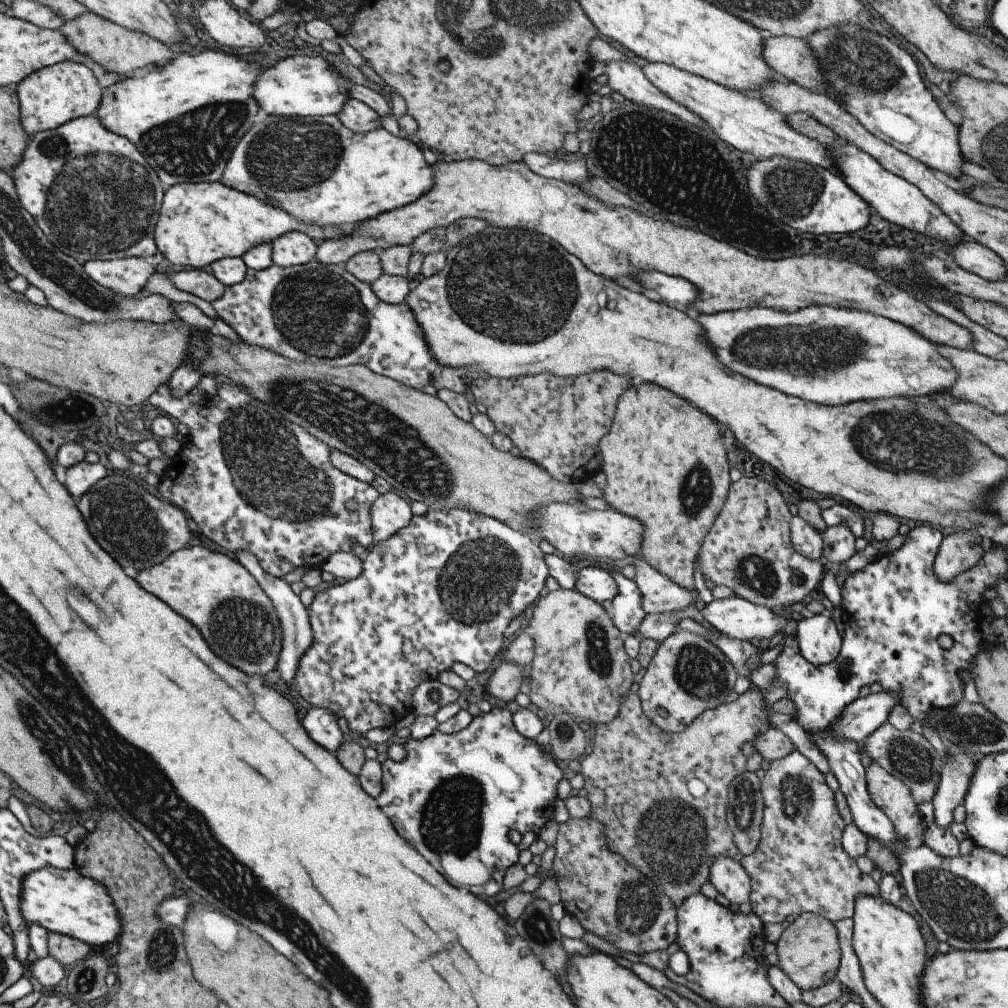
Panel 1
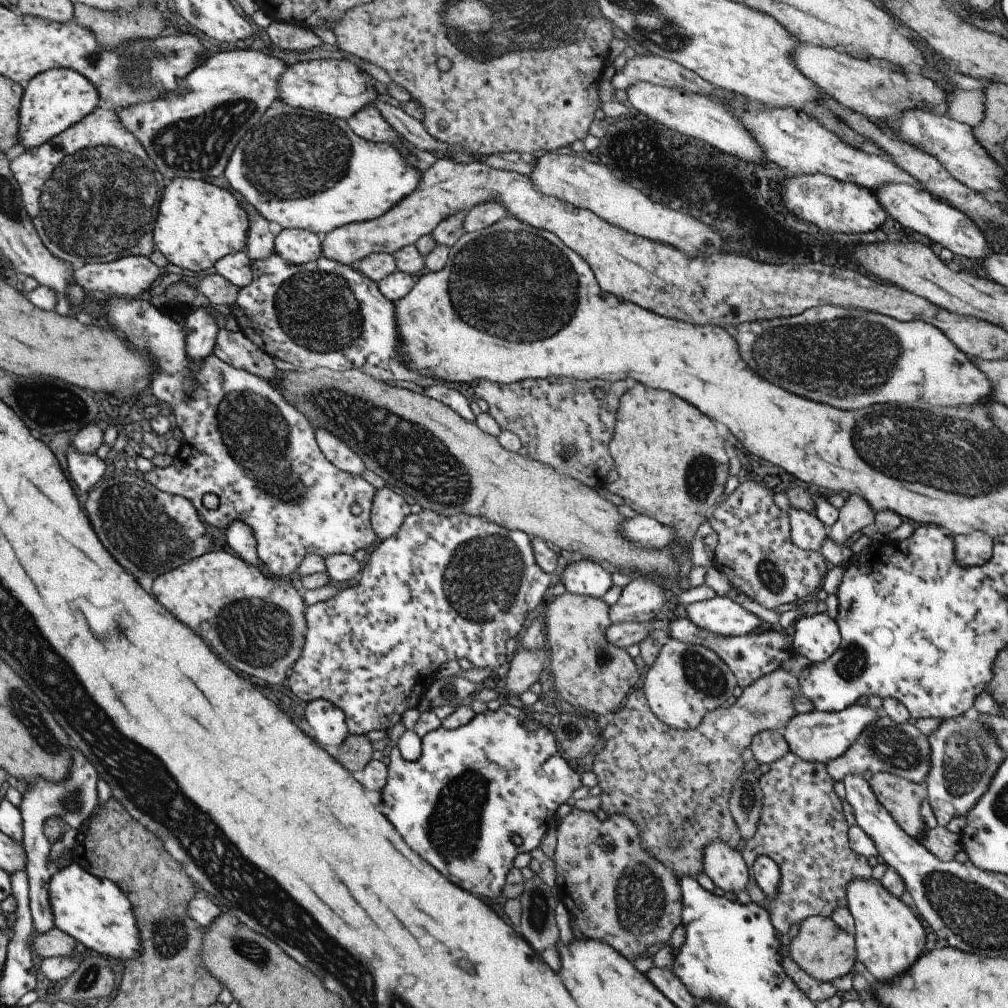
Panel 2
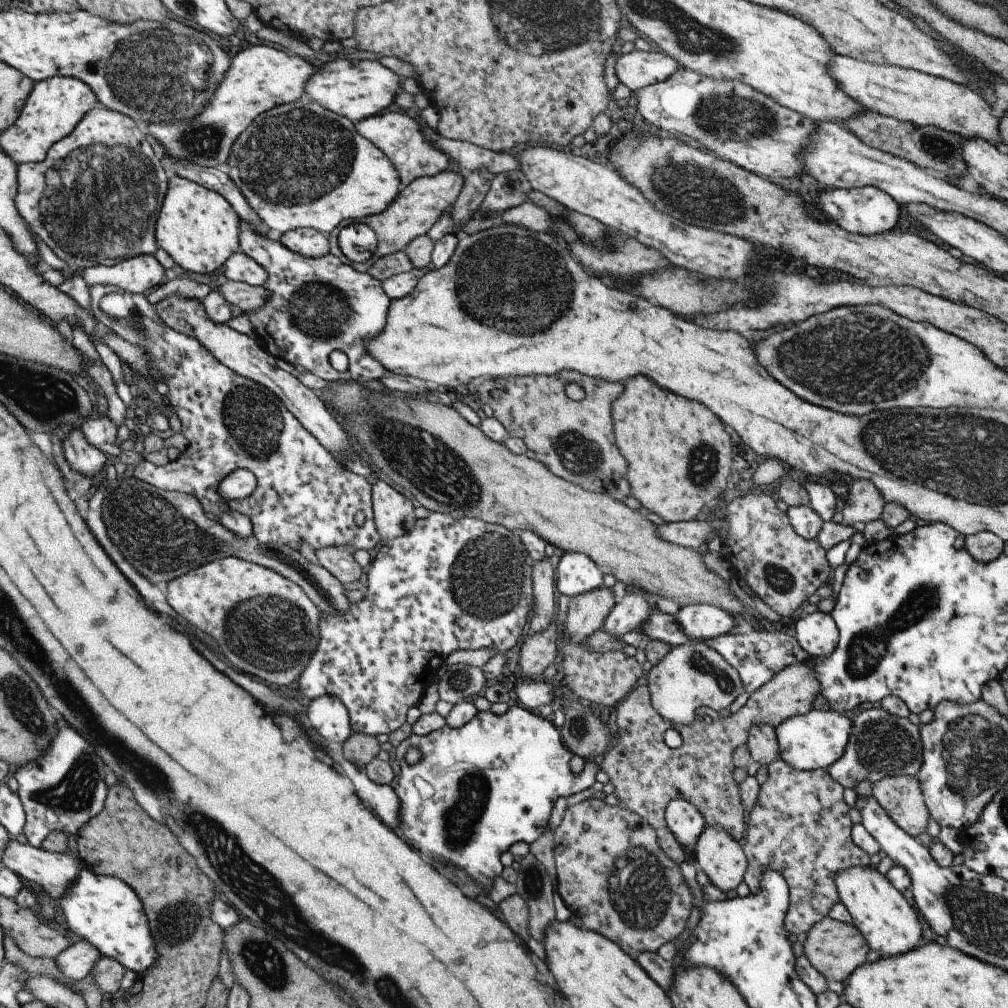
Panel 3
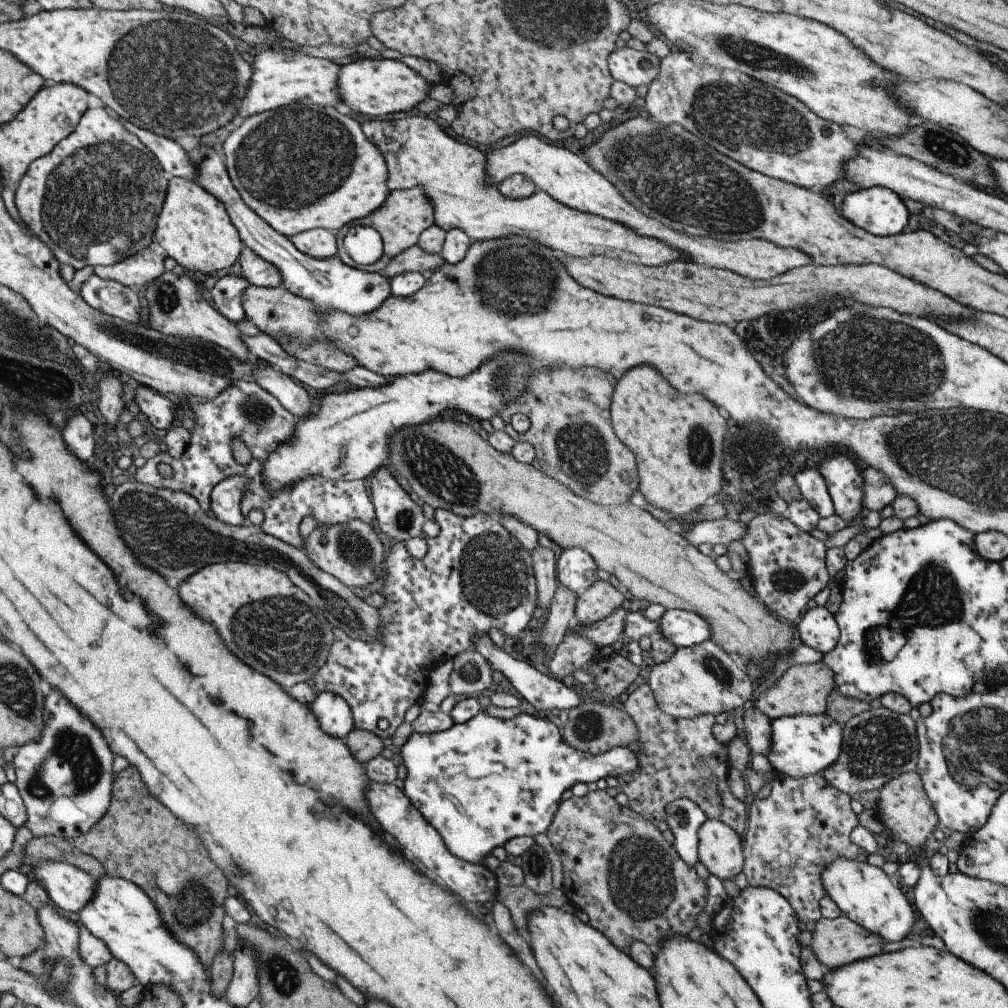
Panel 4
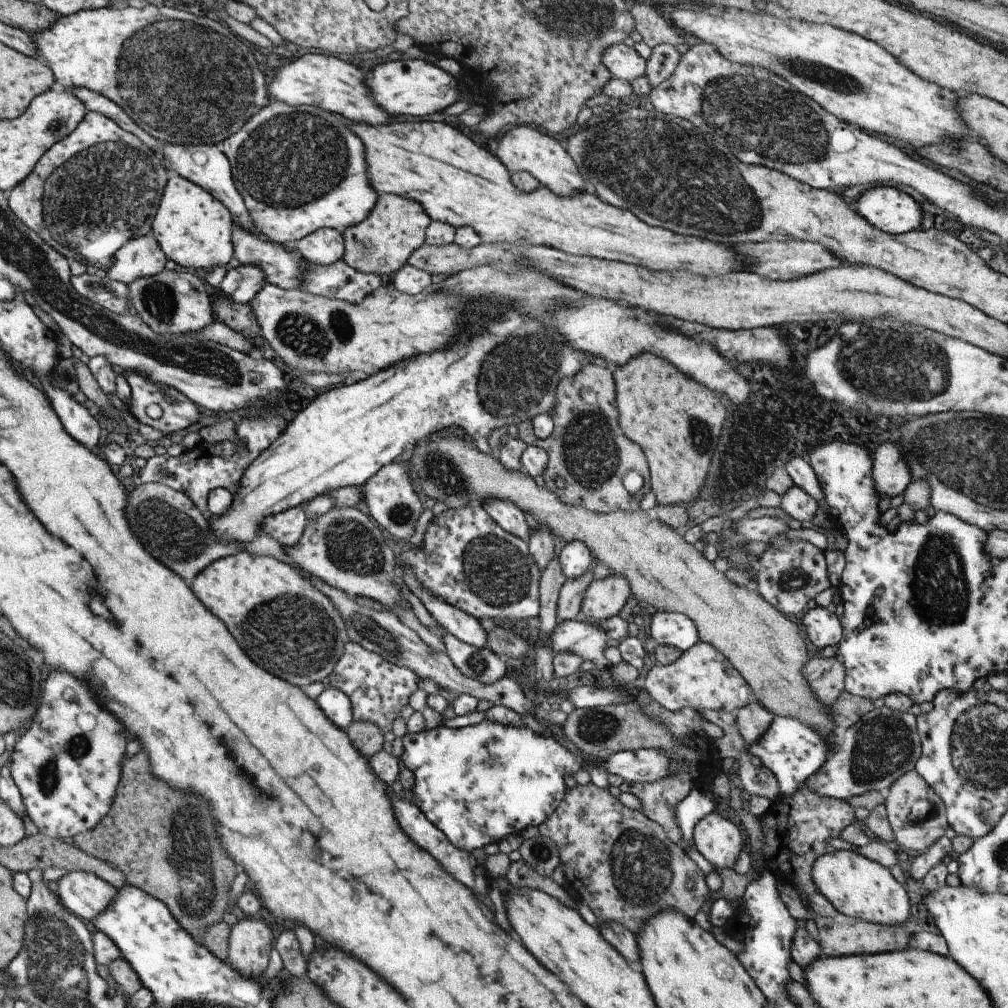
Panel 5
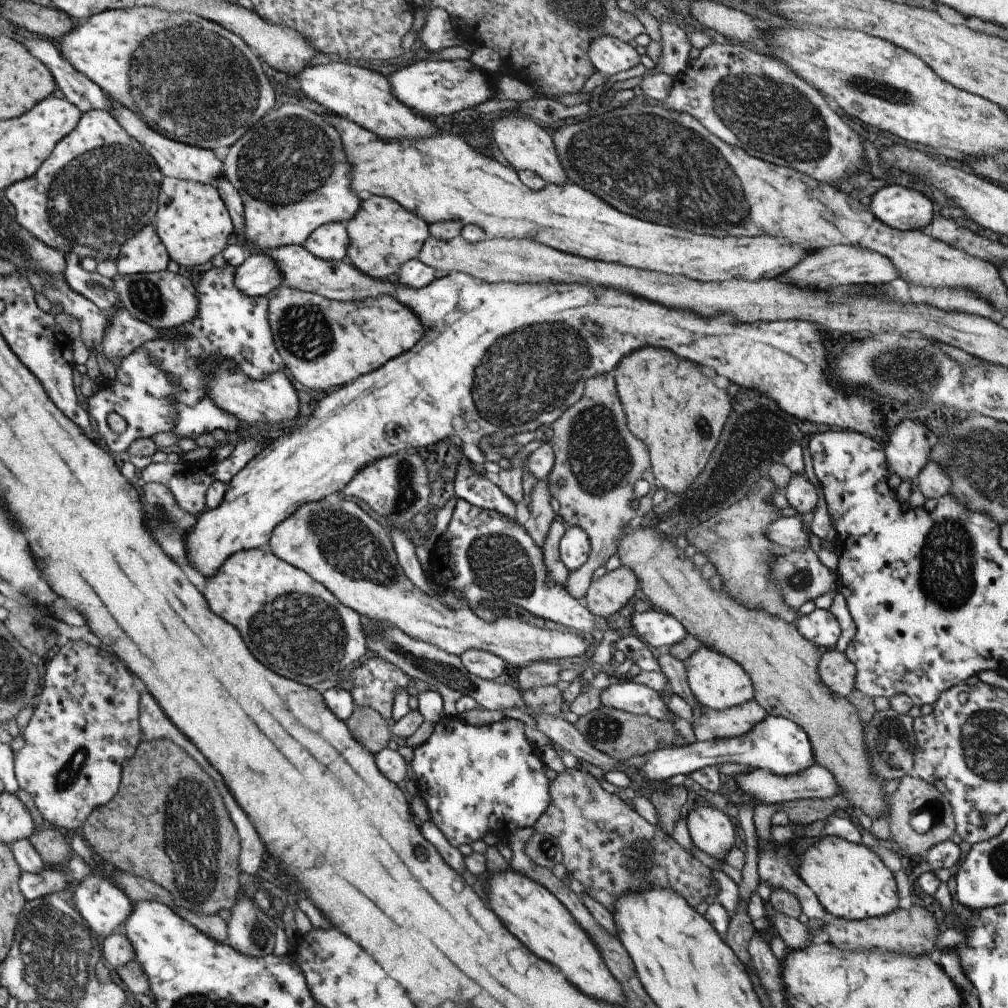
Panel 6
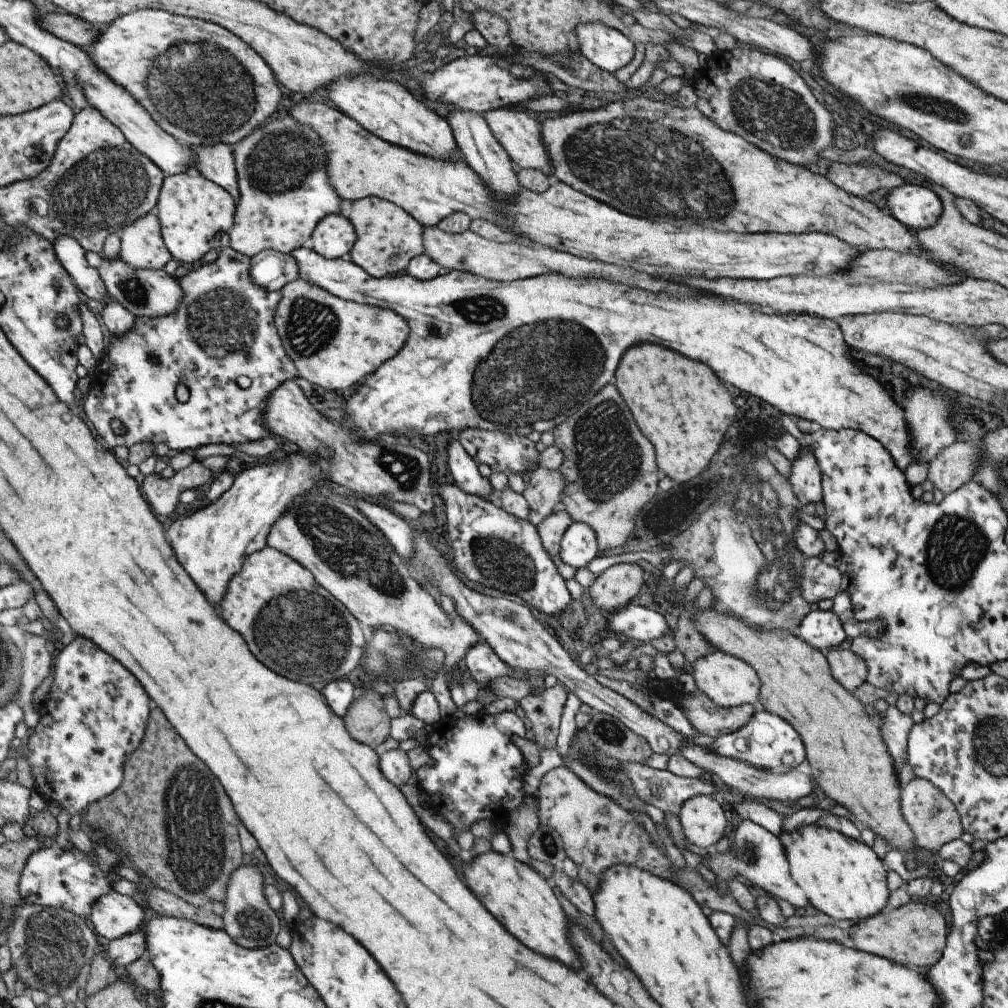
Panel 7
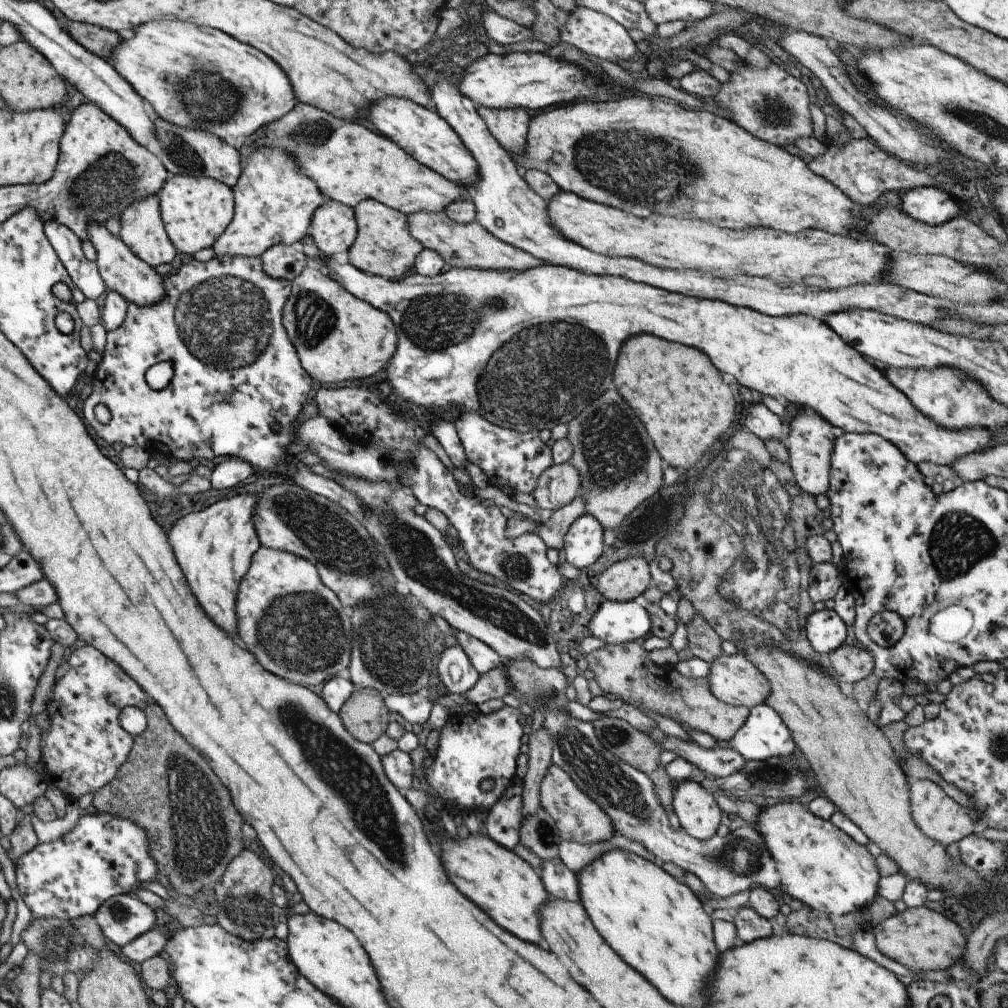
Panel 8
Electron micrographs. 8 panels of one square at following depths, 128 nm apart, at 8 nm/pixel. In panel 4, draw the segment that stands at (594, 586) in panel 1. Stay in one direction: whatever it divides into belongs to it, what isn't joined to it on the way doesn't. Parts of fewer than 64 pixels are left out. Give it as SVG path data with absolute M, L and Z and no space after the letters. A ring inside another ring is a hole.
M568 548L562 552L557 568L558 584L578 595L598 582L598 570L592 556L580 548Z

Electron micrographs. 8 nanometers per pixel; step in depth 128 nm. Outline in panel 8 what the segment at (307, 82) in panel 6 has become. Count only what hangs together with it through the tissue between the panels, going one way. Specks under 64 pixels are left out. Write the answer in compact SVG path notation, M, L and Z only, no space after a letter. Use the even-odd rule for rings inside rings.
M388 97L374 103L364 117L375 124L380 134L395 142L412 158L444 178L463 185L469 191L479 179L478 163L474 155L437 111L432 112L430 109L415 105L408 99Z

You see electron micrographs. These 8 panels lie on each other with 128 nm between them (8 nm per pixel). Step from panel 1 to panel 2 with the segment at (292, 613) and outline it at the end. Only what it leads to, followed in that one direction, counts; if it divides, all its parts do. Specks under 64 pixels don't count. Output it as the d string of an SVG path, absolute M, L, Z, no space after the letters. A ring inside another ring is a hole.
M232 521L226 528L226 542L234 552L238 552L239 556L250 564L258 567L267 577L274 578L267 568L260 564L260 559L255 545L255 536L253 530L242 521Z

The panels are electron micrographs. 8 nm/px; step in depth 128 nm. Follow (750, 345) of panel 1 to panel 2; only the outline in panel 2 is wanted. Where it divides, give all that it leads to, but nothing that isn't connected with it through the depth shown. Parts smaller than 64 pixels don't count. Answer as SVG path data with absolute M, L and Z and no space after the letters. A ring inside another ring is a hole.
M820 305L793 317L738 325L736 340L744 362L762 378L842 410L868 408L878 402L919 401L941 407L992 404L991 380L941 330L924 321L899 321L872 311Z

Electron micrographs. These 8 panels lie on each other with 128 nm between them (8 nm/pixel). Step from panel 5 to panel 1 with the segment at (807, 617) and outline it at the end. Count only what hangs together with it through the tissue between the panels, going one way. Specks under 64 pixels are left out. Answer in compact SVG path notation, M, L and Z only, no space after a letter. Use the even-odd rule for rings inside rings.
M827 613L798 619L795 639L802 656L813 665L830 664L841 649L842 637Z

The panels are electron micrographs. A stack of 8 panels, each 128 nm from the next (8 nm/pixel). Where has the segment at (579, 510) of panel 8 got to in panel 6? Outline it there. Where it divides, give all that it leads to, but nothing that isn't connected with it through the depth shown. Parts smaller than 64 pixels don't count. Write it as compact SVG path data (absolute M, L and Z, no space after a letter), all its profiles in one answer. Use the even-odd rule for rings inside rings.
M559 517L555 518L550 525L548 534L543 544L543 557L549 572L549 577L554 582L564 585L569 575L569 570L565 567L559 555L559 542L567 531L568 526Z

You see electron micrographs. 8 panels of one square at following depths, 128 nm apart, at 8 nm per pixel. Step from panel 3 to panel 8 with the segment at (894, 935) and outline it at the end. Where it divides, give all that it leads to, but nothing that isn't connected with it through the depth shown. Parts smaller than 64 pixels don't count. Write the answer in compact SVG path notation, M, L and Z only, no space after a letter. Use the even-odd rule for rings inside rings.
M773 801L761 808L754 828L762 835L780 873L781 890L788 894L790 899L801 900L805 906L831 916L850 913L858 915L874 902L874 896L878 895L878 880L881 877L875 858L864 845L859 845L851 839L843 830L832 824L830 819L817 817L802 803Z

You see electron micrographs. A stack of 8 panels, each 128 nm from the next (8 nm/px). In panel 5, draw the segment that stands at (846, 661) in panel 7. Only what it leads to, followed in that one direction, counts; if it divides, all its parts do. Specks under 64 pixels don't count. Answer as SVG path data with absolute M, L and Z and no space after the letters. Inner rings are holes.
M813 657L804 665L802 674L816 696L828 708L845 690L845 666L836 657Z

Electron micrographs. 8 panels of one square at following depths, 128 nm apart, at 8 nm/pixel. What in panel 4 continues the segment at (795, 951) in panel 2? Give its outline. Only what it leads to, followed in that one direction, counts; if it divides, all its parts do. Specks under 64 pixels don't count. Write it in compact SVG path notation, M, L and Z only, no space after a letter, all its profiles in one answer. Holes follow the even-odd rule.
M840 915L835 919L820 917L813 931L813 944L811 949L829 970L879 955L884 948L885 940L879 935L871 933L867 928L860 926L857 922L850 920L846 915Z

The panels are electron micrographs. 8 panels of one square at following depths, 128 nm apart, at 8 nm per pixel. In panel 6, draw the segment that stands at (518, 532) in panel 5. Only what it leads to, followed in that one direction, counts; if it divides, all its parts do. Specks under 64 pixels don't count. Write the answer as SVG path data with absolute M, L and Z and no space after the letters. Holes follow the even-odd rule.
M466 458L457 465L453 486L453 494L457 497L466 499L474 506L498 511L502 516L517 521L516 505L498 488L495 478Z

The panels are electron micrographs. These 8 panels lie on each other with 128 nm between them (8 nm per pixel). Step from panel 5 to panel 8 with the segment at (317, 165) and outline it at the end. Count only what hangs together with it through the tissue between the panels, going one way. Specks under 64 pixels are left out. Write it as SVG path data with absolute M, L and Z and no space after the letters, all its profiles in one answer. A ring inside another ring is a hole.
M263 145L247 160L238 182L232 187L235 196L235 209L230 224L211 246L216 256L260 257L271 246L292 245L308 234L314 211L323 205L325 196L317 188L313 179L301 175L292 157L284 149L274 149Z

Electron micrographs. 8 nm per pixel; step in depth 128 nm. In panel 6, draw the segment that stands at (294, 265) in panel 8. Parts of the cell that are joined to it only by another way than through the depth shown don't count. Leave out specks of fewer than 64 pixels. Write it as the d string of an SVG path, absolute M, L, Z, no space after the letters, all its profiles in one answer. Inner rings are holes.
M264 253L247 255L244 262L236 267L234 282L251 297L267 296L284 284L280 267Z

